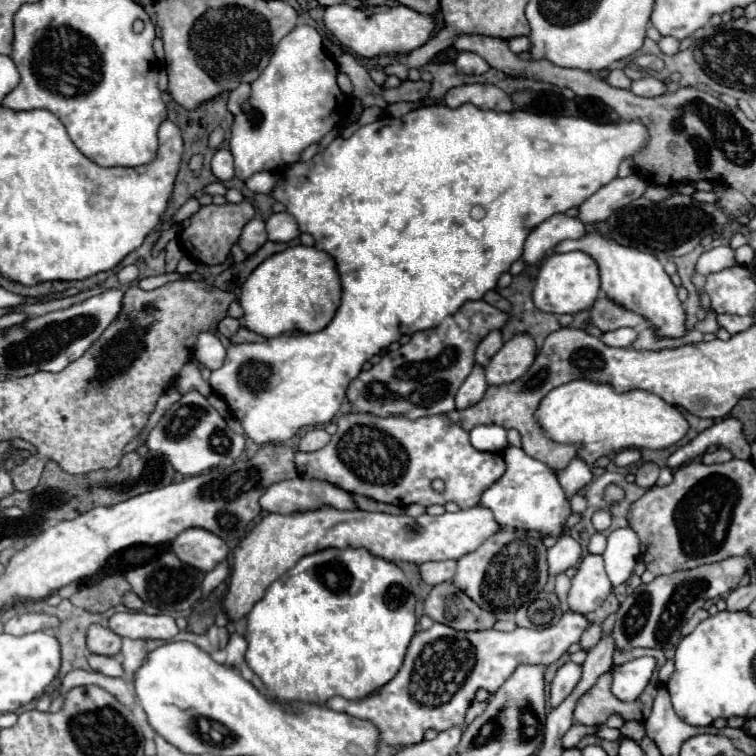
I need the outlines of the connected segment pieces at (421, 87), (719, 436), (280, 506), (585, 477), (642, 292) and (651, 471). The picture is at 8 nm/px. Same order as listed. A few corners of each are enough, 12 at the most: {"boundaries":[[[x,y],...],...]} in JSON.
{"boundaries":[[[404,80],[398,88],[382,88],[388,104],[422,100],[430,92],[424,80]],[[724,418],[668,458],[680,468],[710,446],[750,460],[750,444],[738,418]],[[300,476],[272,484],[260,498],[278,514],[358,508],[346,490]],[[572,460],[558,476],[562,490],[572,498],[590,484],[592,474],[580,460]],[[596,230],[554,252],[586,252],[602,290],[654,322],[688,330],[676,286],[656,256]],[[644,462],[636,472],[636,484],[652,488],[660,468],[654,462]]]}

